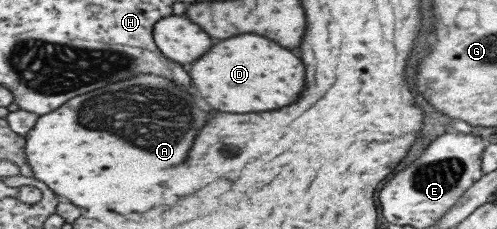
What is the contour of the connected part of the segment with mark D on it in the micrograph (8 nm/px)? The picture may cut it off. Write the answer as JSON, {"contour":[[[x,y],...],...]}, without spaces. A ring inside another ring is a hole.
{"contour":[[[240,34],[222,40],[208,56],[192,66],[192,78],[216,110],[248,114],[280,110],[298,102],[306,88],[306,66],[300,56],[258,34]]]}

